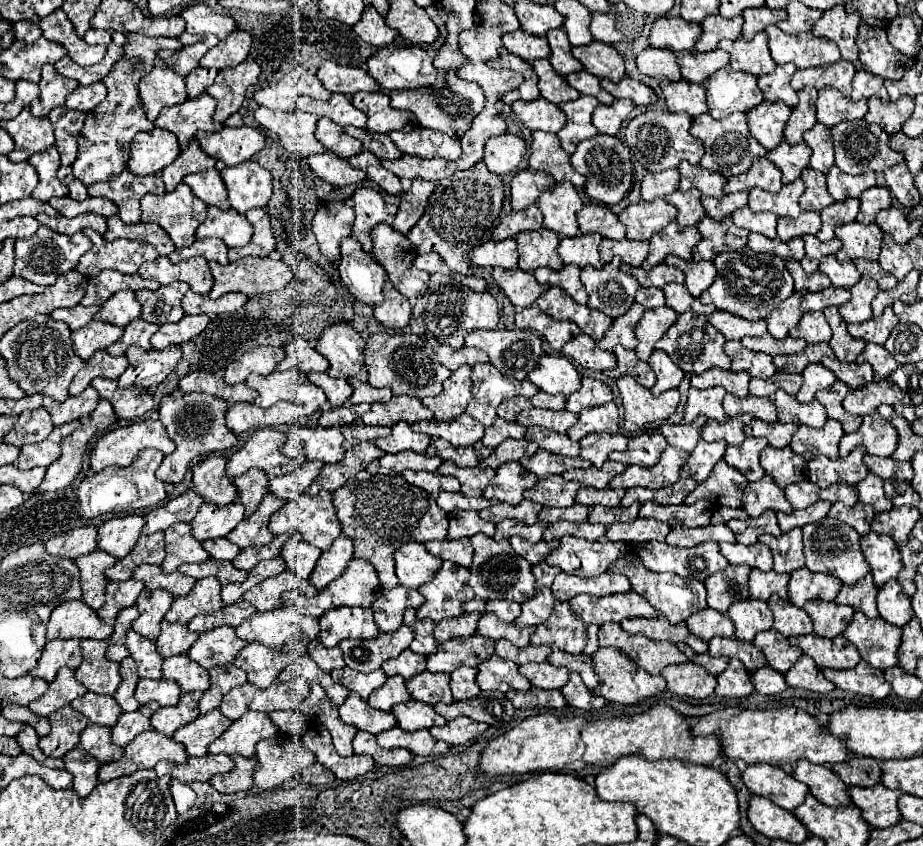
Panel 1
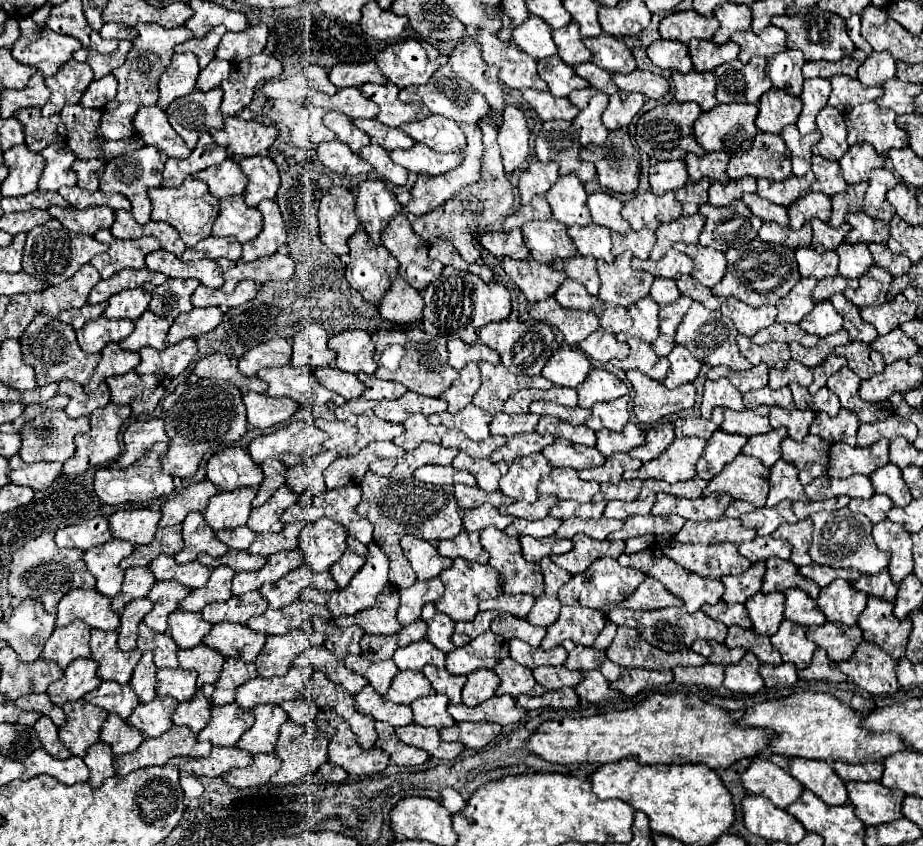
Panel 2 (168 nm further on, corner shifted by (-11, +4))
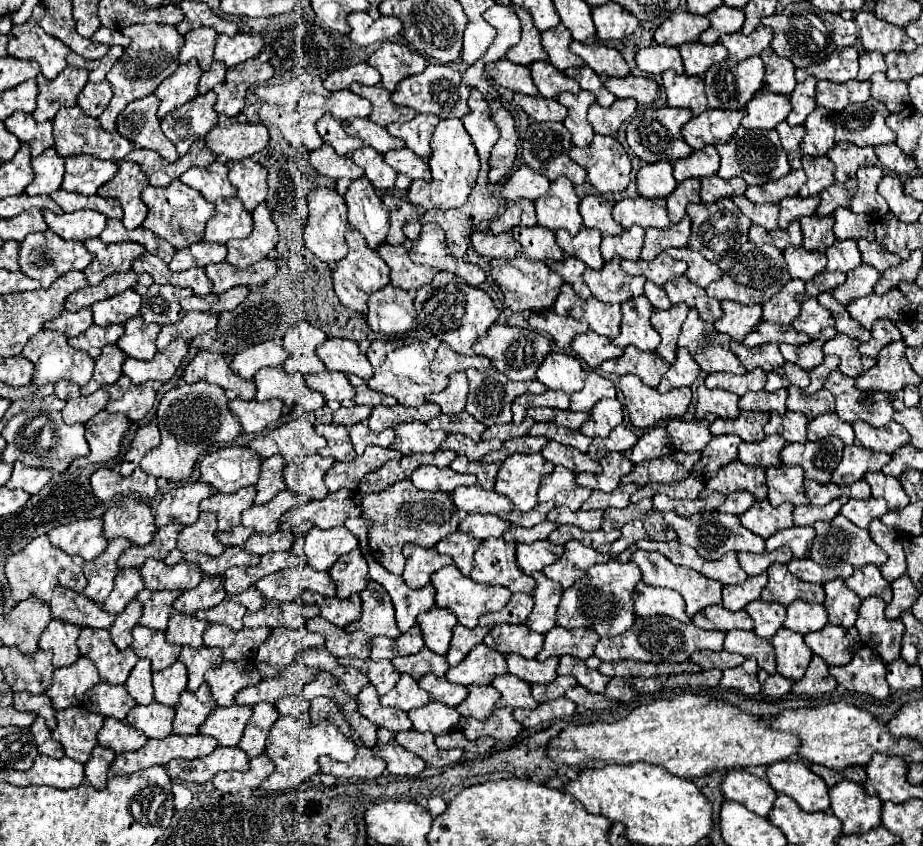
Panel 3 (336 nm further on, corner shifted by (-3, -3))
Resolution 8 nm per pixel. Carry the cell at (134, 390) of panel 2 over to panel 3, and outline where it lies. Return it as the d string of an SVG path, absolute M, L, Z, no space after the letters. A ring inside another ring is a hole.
M121 375L121 379L117 383L107 385L103 389L109 393L107 411L123 413L131 421L143 419L155 403L155 389L149 381L143 385L135 385L125 375Z

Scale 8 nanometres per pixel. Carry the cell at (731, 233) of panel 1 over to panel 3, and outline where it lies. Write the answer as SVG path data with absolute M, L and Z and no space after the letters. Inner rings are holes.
M719 199L711 205L705 203L695 203L695 205L687 205L687 215L691 219L691 239L689 239L689 249L699 251L703 257L707 257L709 261L719 261L731 247L739 247L747 241L747 233L751 227L751 221L735 207L735 203L731 199Z

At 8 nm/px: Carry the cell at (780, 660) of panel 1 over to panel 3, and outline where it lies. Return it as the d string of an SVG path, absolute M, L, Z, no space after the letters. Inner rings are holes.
M781 627L771 643L777 655L777 673L785 675L787 679L799 681L805 675L805 669L813 657L813 651L805 645L803 635Z

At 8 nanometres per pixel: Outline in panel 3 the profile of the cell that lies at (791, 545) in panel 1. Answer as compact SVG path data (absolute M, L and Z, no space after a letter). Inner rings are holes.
M813 527L783 529L783 531L777 531L775 535L771 535L767 539L767 551L773 551L773 549L779 549L781 545L787 545L787 547L791 547L793 555L801 559L801 557L809 555L813 537L815 537L815 529Z

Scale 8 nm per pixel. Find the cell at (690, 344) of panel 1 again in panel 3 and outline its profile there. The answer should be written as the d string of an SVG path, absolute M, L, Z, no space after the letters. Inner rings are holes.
M689 309L677 345L687 347L705 373L725 371L743 375L747 371L743 363L731 353L729 343L731 337L719 333L713 323L705 323L695 309Z

